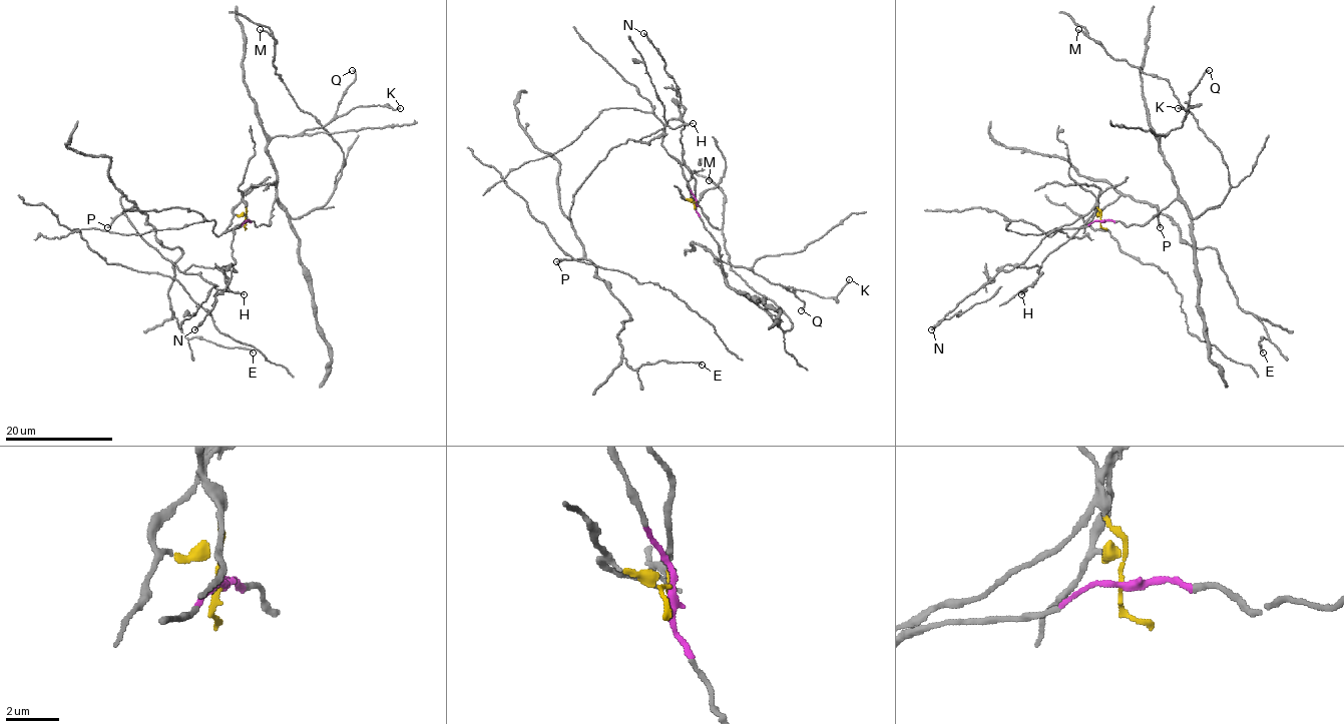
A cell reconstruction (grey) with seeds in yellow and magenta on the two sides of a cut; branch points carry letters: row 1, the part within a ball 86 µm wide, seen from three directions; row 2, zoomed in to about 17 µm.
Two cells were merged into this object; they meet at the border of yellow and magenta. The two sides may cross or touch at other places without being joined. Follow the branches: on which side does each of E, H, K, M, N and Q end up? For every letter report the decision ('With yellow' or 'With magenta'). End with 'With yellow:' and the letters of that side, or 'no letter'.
E: With yellow
H: With yellow
K: With magenta
M: With magenta
N: With yellow
Q: With magenta
With yellow: E, H, N

